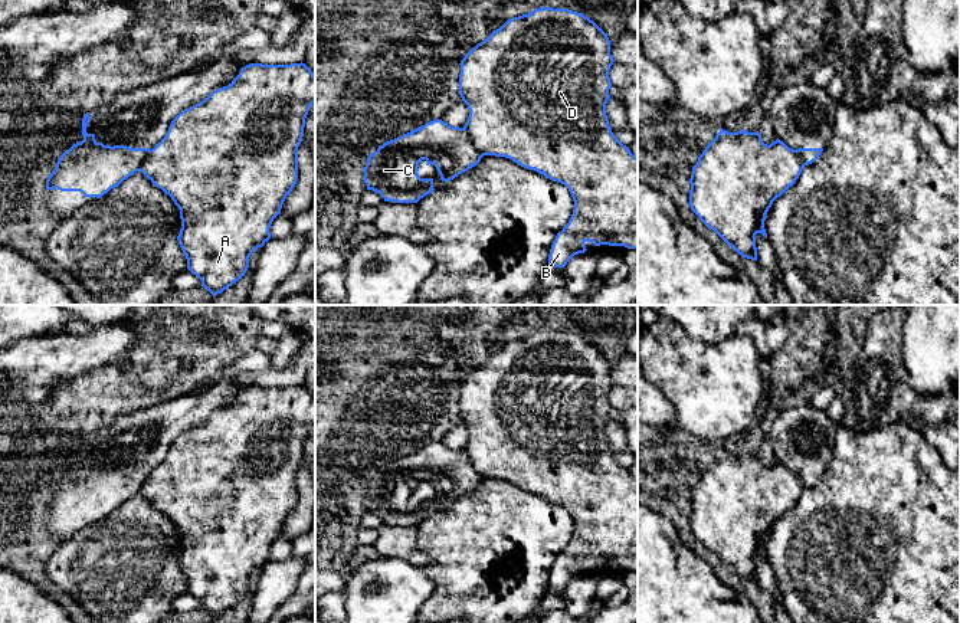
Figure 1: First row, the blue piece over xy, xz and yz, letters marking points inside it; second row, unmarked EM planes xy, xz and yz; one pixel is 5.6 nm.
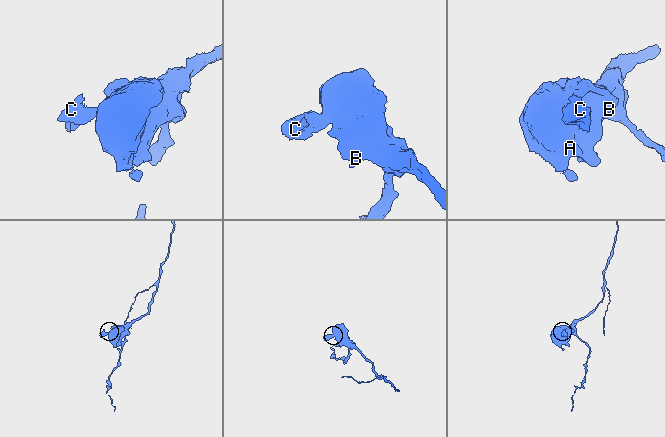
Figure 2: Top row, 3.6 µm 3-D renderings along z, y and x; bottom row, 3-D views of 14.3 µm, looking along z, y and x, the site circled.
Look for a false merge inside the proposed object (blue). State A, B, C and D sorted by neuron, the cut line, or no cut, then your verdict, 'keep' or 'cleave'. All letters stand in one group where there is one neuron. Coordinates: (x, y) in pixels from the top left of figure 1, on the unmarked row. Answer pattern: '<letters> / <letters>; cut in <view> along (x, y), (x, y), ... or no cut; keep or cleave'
A B D / C; cut in xz along (462, 451), (482, 478); cleave

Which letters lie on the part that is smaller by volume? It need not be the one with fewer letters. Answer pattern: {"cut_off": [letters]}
{"cut_off": ["C"]}

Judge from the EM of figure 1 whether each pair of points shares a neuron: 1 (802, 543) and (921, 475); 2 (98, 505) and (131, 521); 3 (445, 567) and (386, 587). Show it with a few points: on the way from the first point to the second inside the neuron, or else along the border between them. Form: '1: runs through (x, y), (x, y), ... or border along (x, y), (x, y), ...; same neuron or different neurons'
1: runs through (832, 543), (854, 543), (891, 505); same neuron
2: border along (138, 492), (82, 528); different neurons
3: border along (426, 567), (433, 592), (420, 606); different neurons

